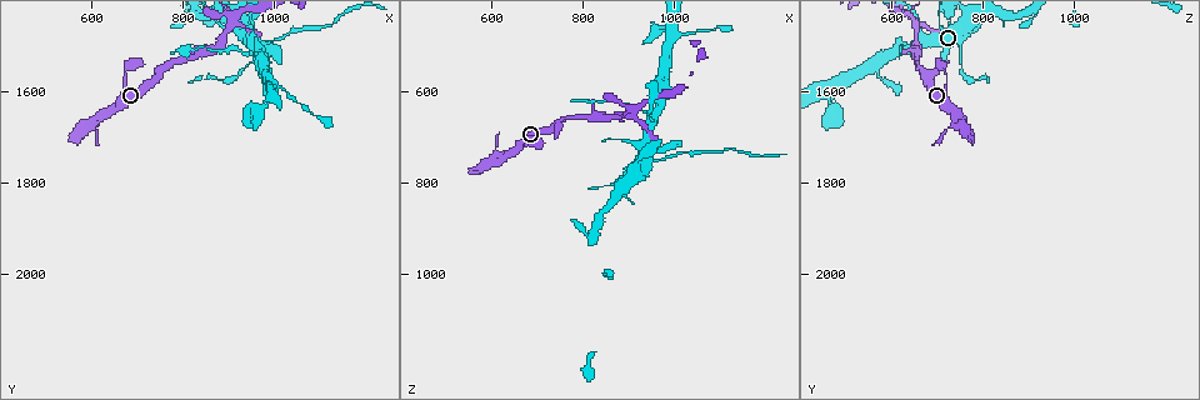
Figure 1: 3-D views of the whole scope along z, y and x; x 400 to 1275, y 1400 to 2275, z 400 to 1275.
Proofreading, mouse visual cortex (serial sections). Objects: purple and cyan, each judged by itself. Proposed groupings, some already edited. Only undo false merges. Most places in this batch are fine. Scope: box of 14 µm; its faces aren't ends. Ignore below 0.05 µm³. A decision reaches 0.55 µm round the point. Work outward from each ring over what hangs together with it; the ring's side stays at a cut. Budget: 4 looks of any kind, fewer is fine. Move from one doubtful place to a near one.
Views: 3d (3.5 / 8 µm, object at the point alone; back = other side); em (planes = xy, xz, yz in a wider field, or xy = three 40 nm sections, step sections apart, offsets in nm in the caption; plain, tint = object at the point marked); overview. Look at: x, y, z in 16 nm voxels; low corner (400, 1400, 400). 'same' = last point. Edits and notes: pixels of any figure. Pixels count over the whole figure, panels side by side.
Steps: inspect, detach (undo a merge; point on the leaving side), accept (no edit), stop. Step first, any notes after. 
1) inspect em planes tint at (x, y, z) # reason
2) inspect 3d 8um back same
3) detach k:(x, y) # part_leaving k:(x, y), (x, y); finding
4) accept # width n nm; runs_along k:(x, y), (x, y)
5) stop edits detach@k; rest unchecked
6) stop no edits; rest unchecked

inspect 3d 3.5um at (940, 1540, 755) # sharp bend

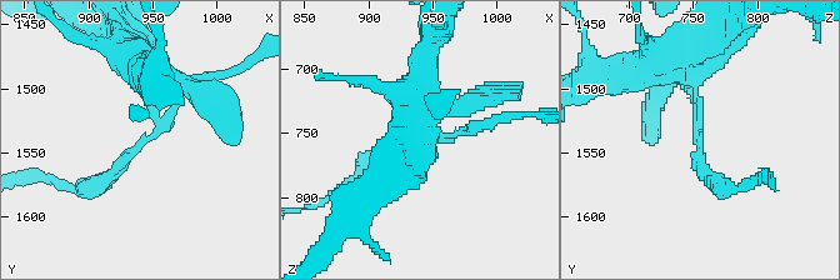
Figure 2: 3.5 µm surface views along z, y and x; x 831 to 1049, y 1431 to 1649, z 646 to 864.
inspect em xy step 2 tint at (942, 1540, 754) # need the tissue

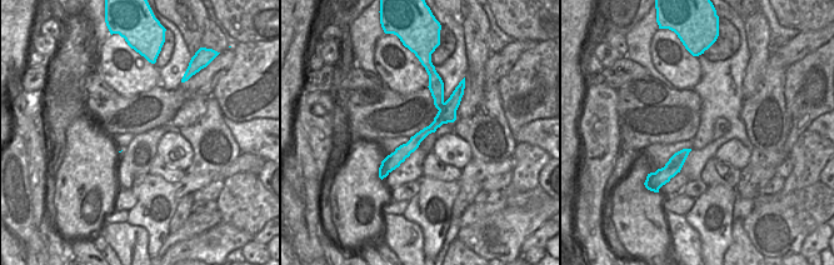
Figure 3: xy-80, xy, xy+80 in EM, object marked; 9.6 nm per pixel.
detach 2:(124, 156) # part_leaving 2:(444, 138), (506, 115), (540, 115); a second cell is stuck on

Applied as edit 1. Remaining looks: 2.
inspect 3d 3.5um at (805, 1525, 660) # sudden change in width

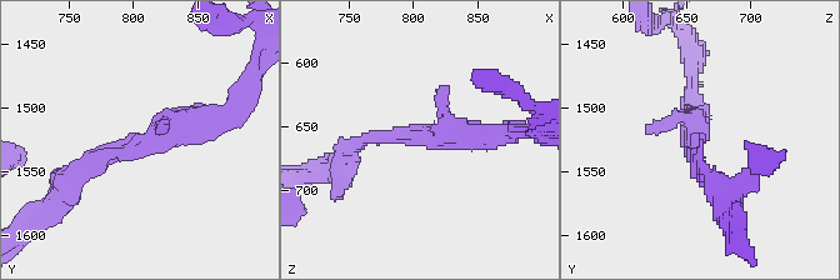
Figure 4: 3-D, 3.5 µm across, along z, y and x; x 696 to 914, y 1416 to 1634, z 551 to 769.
inspect em xy step 5 tint at (806, 1528, 656)

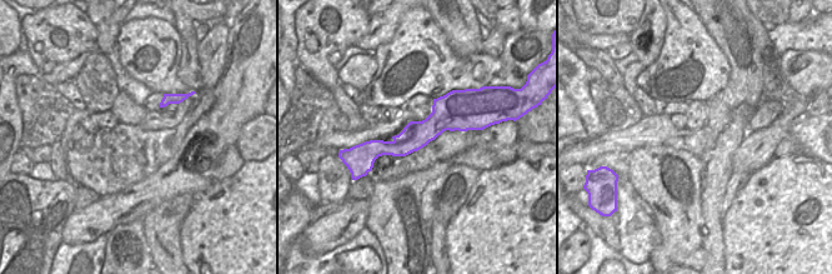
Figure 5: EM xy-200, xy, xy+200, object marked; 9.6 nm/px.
accept # width 260 nm; runs_along 5:(470, 123), (365, 148); continuous, no second cell

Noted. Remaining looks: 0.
stop edits detach@2; rest unchecked

